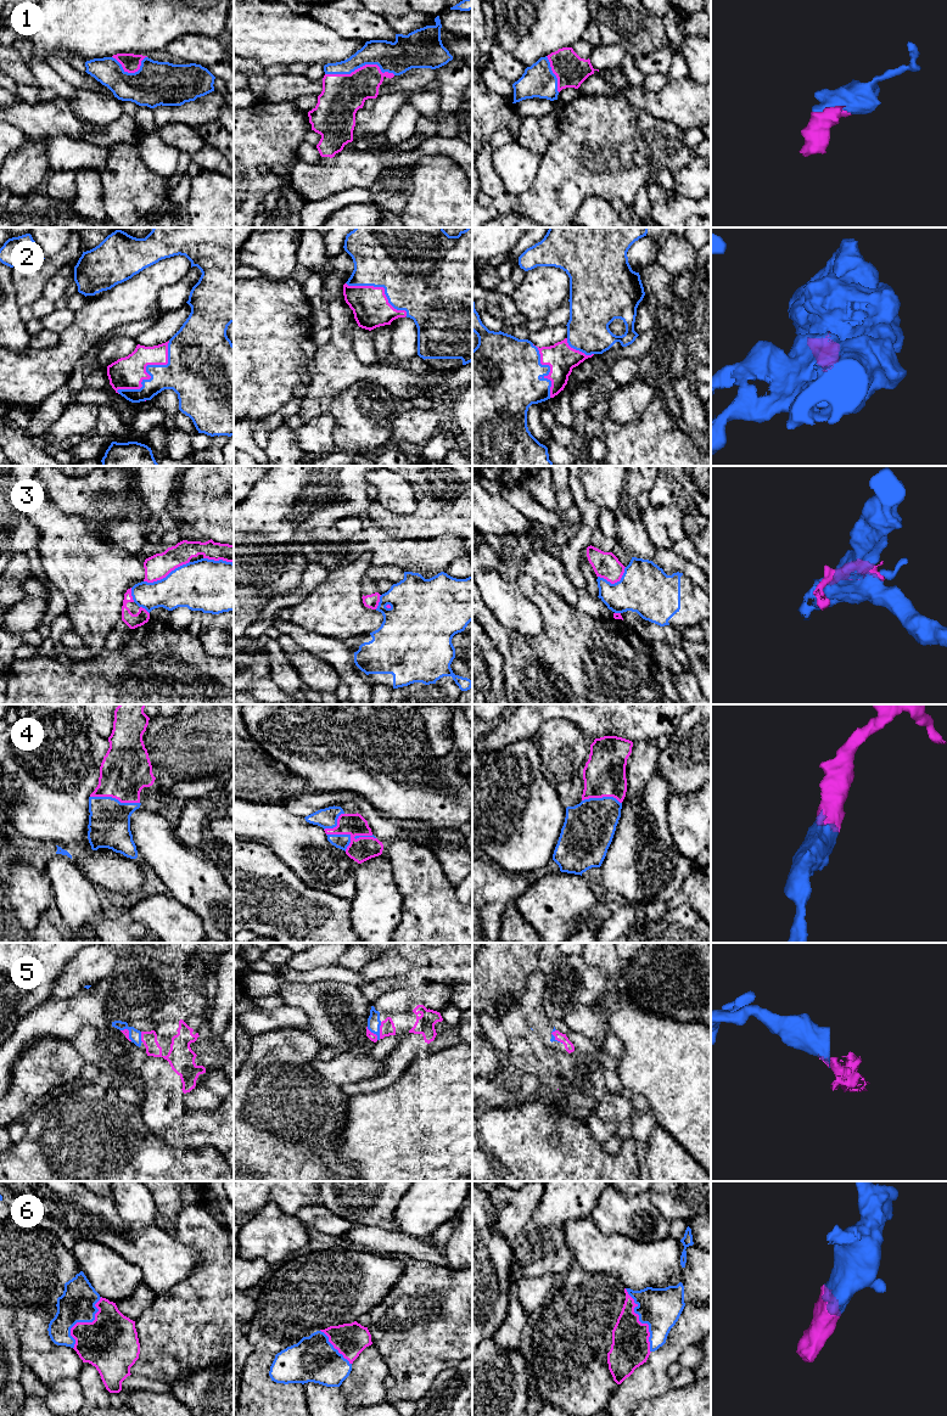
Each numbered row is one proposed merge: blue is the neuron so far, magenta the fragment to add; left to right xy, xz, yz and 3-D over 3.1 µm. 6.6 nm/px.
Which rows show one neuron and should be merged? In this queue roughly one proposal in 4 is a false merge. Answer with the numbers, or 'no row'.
1, 2, 4, 5, 6

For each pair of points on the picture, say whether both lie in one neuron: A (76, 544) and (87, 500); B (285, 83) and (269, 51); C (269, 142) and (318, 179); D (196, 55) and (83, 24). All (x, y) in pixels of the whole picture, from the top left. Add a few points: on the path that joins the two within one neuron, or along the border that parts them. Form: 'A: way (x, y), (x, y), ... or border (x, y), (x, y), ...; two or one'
A: border (56, 504), (66, 512), (85, 516); two
B: border (246, 57), (253, 58), (265, 67); two
C: border (298, 159), (289, 166), (275, 166), (272, 169); two
D: border (191, 33), (185, 33), (173, 39), (164, 48); two

